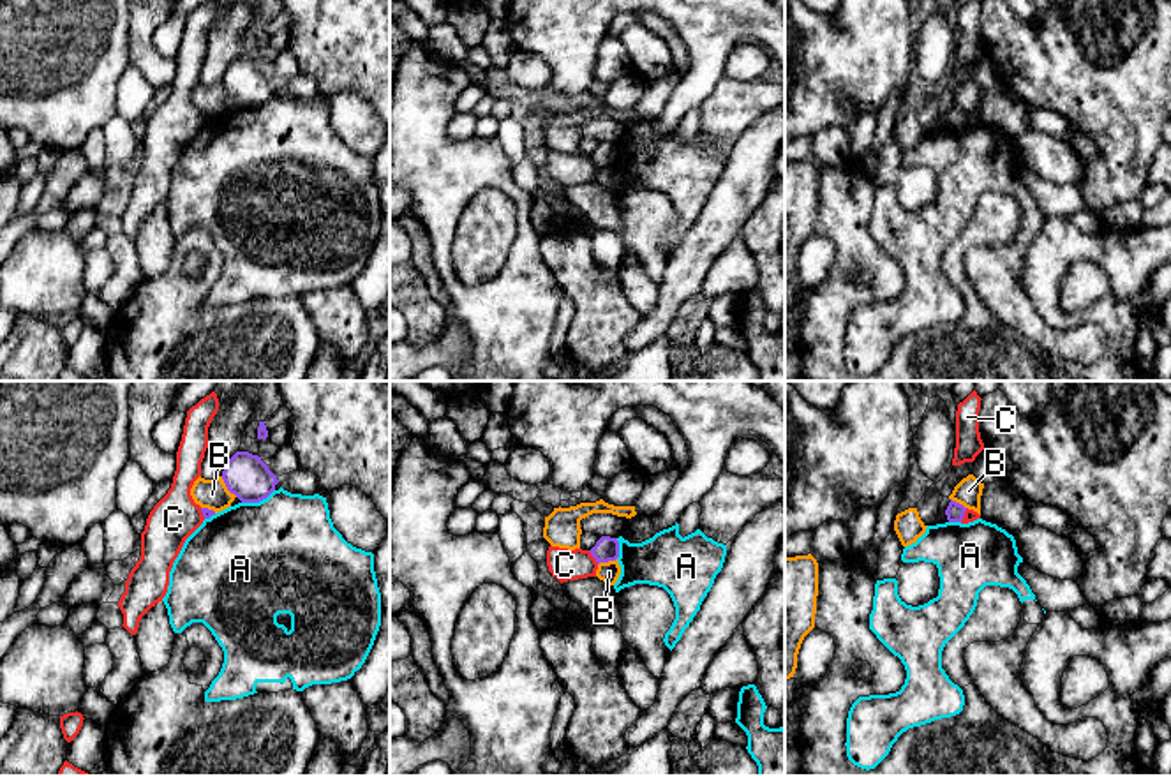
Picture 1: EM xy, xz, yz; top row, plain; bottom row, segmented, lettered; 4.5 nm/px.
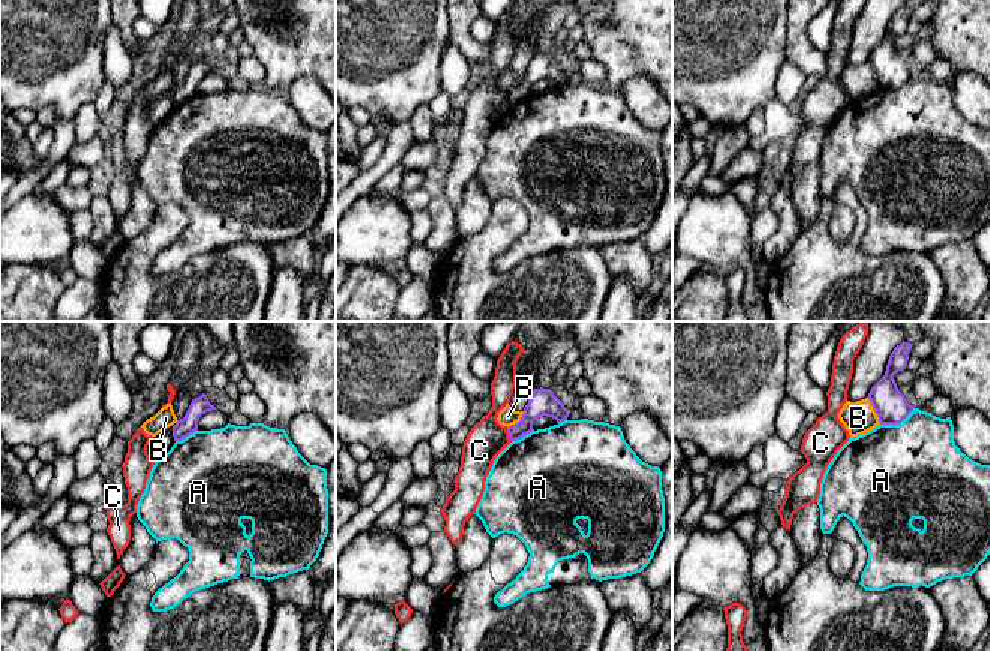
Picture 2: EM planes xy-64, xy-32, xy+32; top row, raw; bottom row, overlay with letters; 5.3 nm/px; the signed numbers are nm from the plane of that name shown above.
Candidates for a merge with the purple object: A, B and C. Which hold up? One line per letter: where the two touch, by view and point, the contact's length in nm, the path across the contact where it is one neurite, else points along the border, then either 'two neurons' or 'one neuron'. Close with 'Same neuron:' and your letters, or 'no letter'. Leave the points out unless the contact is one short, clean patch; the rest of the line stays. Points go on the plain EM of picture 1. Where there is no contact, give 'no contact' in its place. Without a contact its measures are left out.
A: contact xy (258, 106); length 170 nm; two neurons
B: contact xy (226, 90); length 120 nm; border xy (221, 82), (224, 90), (237, 101); two neurons
C: contact xz (593, 161); length 80 nm; two neurons
Same neuron: no letter

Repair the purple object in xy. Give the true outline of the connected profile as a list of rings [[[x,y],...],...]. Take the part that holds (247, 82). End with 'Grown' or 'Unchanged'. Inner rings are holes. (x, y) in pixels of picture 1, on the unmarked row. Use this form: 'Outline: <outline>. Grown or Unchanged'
Outline: [[[236,56],[224,71],[222,85],[231,99],[242,108],[266,104],[279,88],[261,62],[249,56]]]. Unchanged

